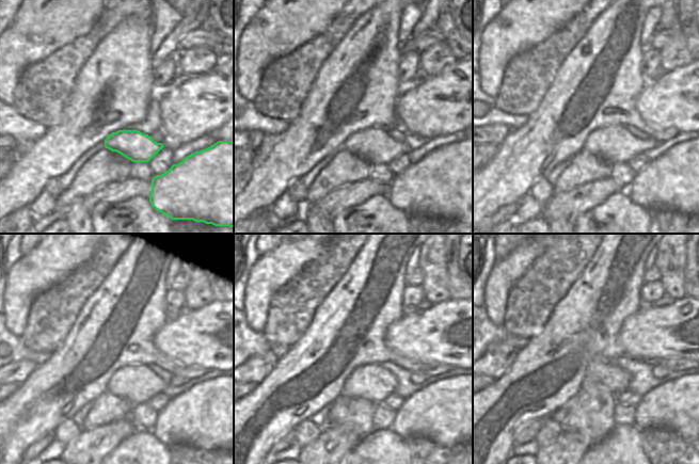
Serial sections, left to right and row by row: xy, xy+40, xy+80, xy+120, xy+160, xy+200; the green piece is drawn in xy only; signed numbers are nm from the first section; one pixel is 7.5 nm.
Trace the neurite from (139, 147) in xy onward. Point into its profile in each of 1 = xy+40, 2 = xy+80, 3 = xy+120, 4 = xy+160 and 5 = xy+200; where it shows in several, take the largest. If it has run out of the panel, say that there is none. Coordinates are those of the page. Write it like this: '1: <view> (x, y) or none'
1: xy+40 (375, 144)
2: xy+80 (616, 144)
3: xy+120 (136, 383)
4: xy+160 (375, 383)
5: xy+200 (617, 380)

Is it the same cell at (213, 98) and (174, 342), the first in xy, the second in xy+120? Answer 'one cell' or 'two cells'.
one cell

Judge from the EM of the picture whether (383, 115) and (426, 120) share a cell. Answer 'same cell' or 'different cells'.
different cells

